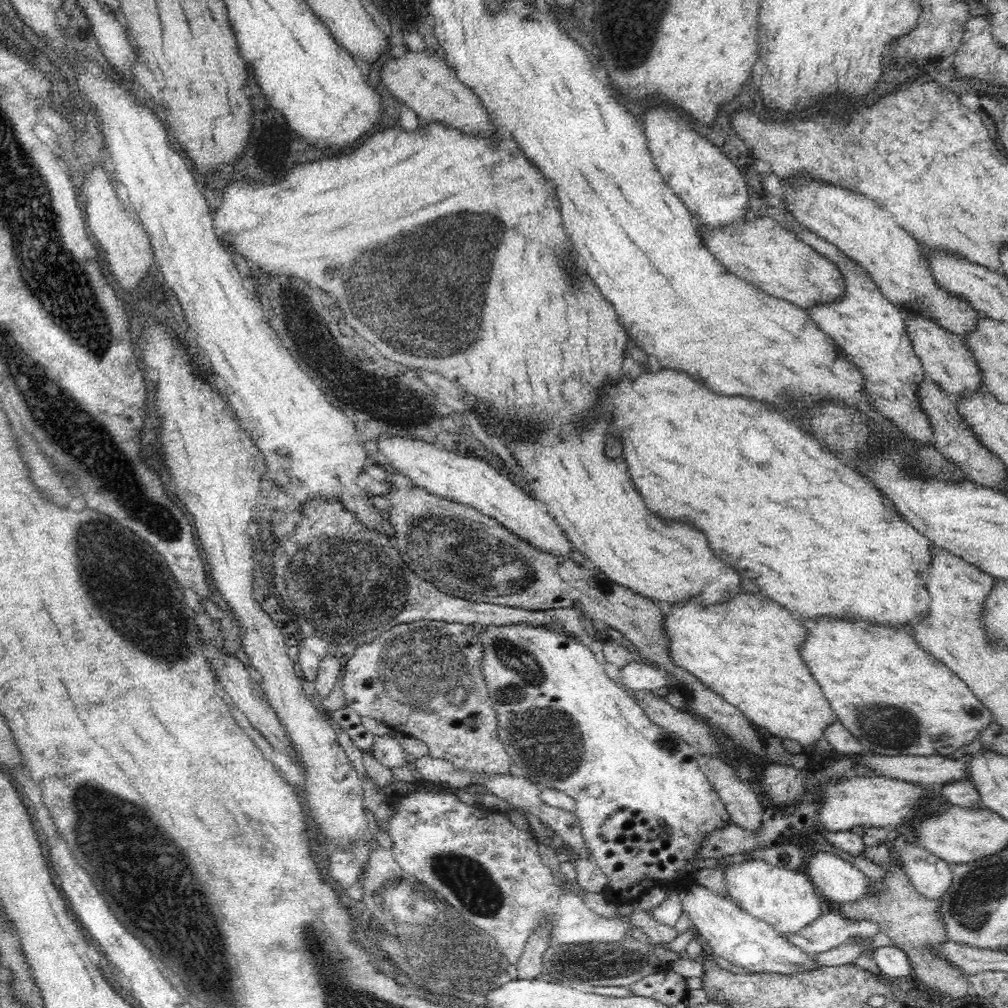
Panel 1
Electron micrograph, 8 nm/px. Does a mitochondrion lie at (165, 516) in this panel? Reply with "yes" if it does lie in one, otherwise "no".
yes

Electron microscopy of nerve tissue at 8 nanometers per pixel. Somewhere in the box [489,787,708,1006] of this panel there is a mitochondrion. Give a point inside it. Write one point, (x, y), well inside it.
(566, 962)

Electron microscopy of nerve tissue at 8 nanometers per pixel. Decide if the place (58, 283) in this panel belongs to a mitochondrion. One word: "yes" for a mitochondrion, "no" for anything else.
yes

